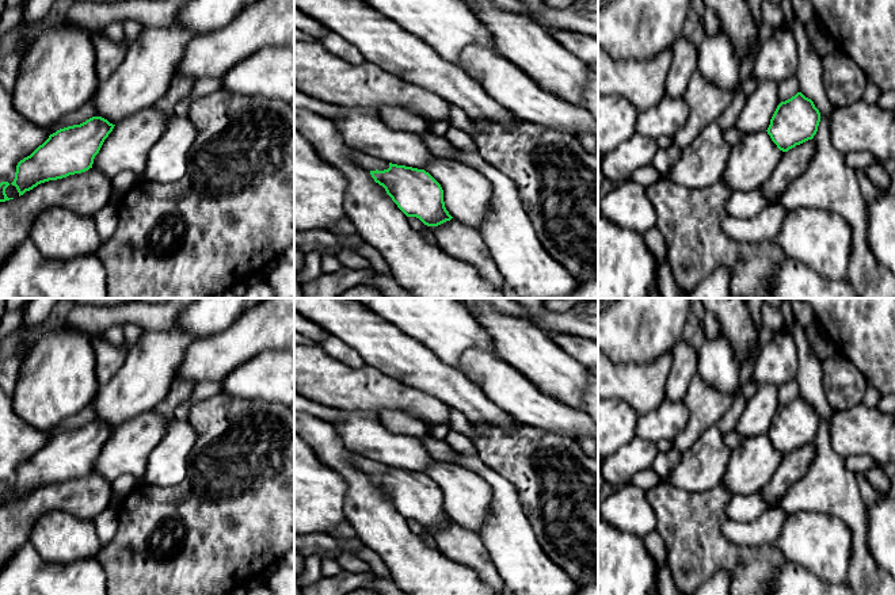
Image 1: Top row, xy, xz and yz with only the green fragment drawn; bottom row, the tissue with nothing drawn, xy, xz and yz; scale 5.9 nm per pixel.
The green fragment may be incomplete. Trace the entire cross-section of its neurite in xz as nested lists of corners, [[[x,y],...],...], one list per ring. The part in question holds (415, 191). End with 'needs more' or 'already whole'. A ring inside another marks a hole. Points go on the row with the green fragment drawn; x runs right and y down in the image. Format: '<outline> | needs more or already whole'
[[[339,106],[339,110],[340,115],[332,121],[346,144],[389,164],[388,169],[370,171],[370,175],[407,217],[416,217],[427,226],[438,226],[453,218],[445,207],[441,184],[424,171],[434,156],[419,136],[391,129],[373,110],[344,106]]] | needs more

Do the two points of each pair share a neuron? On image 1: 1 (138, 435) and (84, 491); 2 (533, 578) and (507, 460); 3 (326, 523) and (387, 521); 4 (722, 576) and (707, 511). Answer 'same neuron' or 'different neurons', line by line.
1: different neurons
2: different neurons
3: different neurons
4: different neurons

